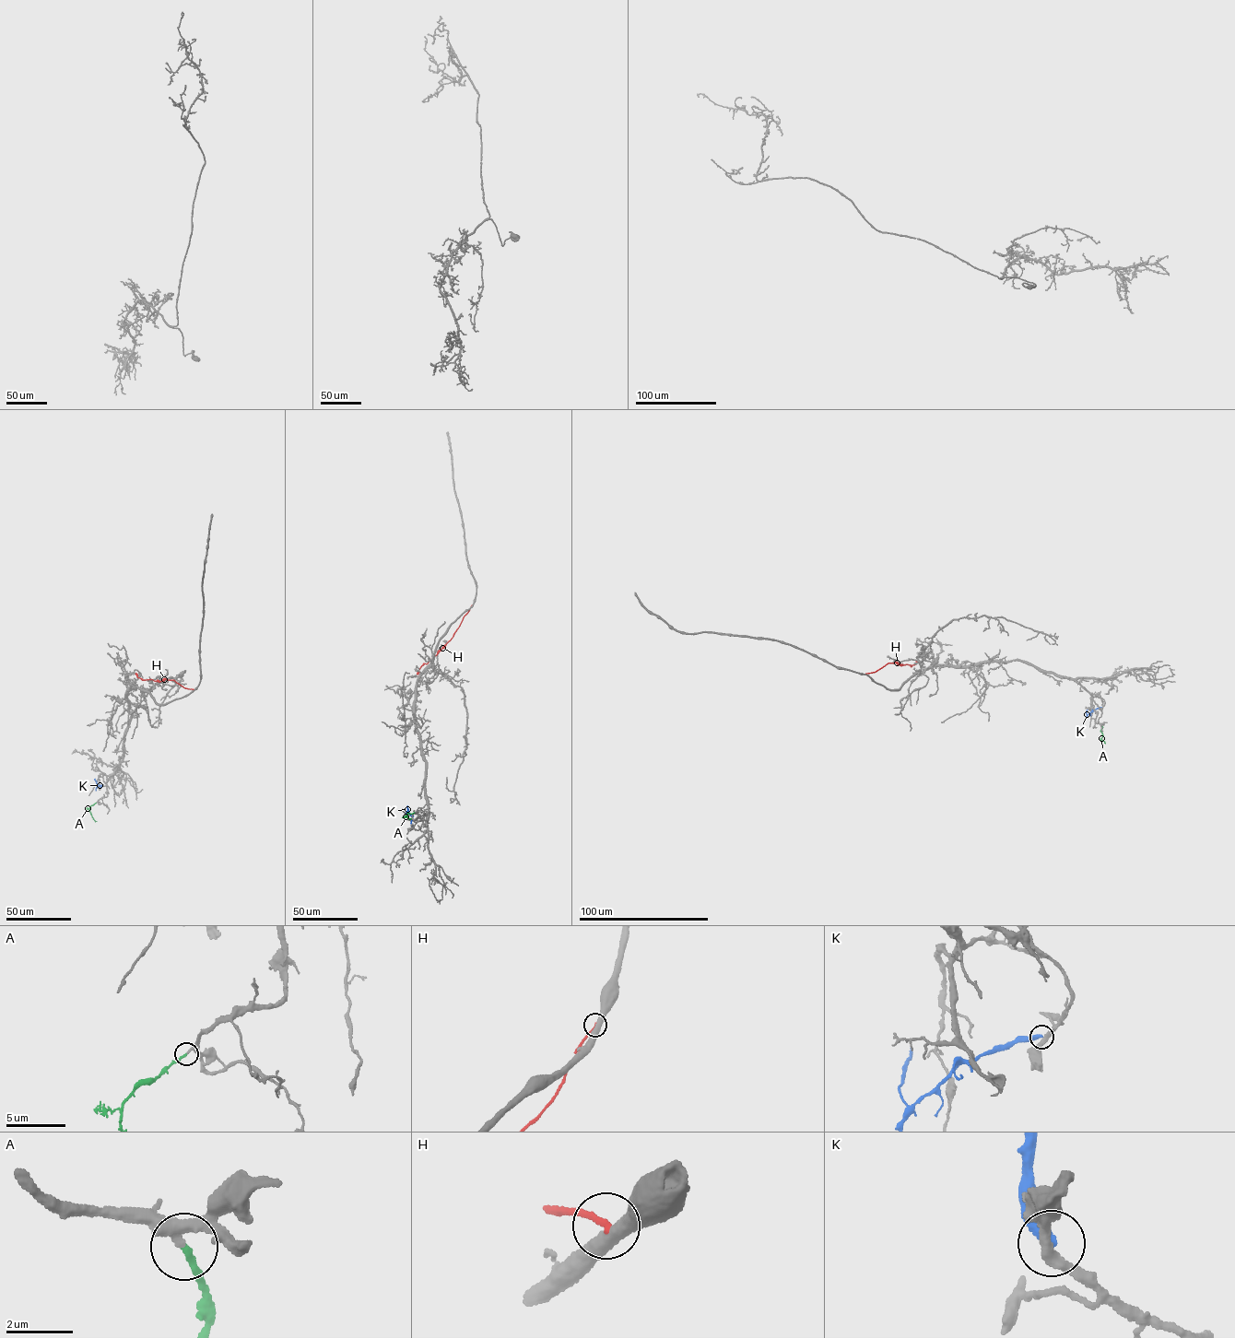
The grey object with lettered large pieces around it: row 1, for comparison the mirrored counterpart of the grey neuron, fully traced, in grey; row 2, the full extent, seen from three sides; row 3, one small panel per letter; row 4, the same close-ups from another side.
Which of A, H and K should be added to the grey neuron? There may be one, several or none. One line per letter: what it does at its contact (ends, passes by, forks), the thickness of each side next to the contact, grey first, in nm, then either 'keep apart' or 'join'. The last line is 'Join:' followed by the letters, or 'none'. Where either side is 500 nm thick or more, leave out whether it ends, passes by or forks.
A: it ends; calibres 200 and 200 nm; join
H: it ends; calibres 440 and 180 nm; keep apart
K: it ends; calibres 360 and 360 nm; keep apart
Join: A

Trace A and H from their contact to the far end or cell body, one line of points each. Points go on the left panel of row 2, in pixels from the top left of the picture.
A: (96, 802), (89, 811), (97, 821)
H: (194, 689), (172, 680), (143, 679), (135, 674)

